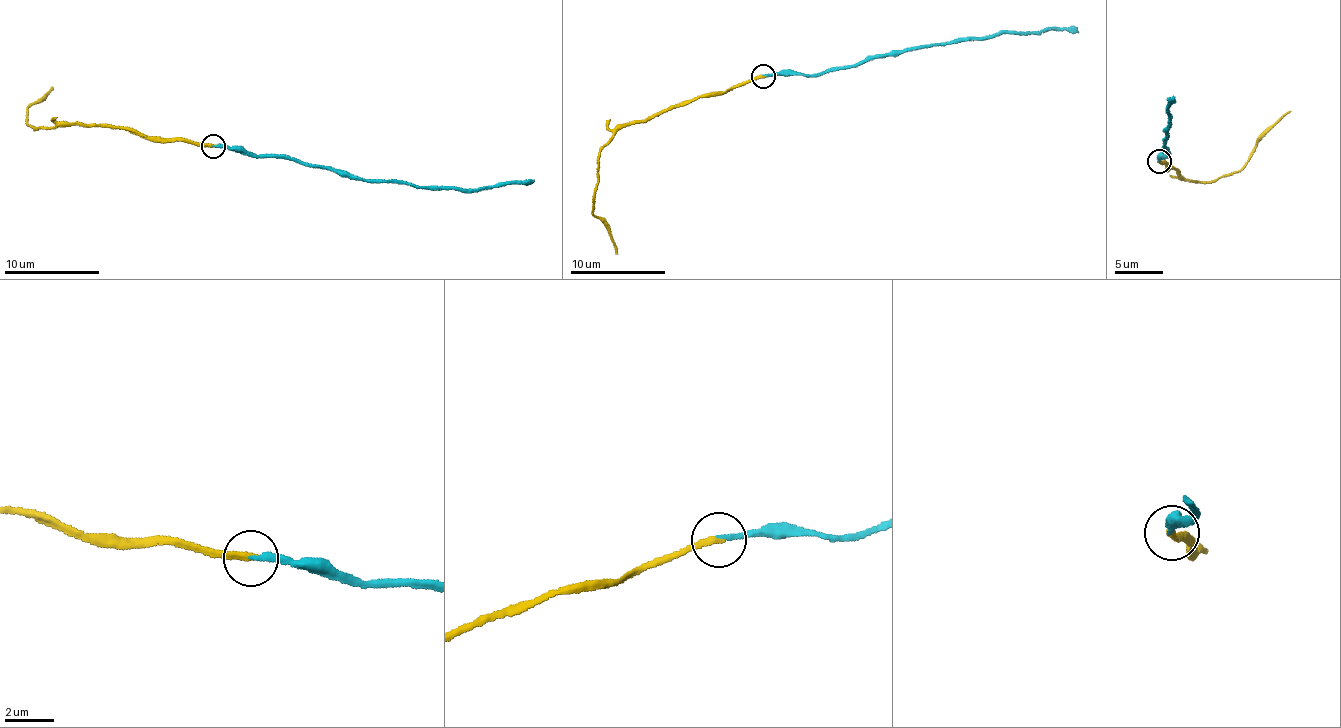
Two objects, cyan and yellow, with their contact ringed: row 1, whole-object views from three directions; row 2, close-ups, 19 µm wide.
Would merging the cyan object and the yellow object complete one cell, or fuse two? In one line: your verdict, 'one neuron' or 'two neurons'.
one neuron

